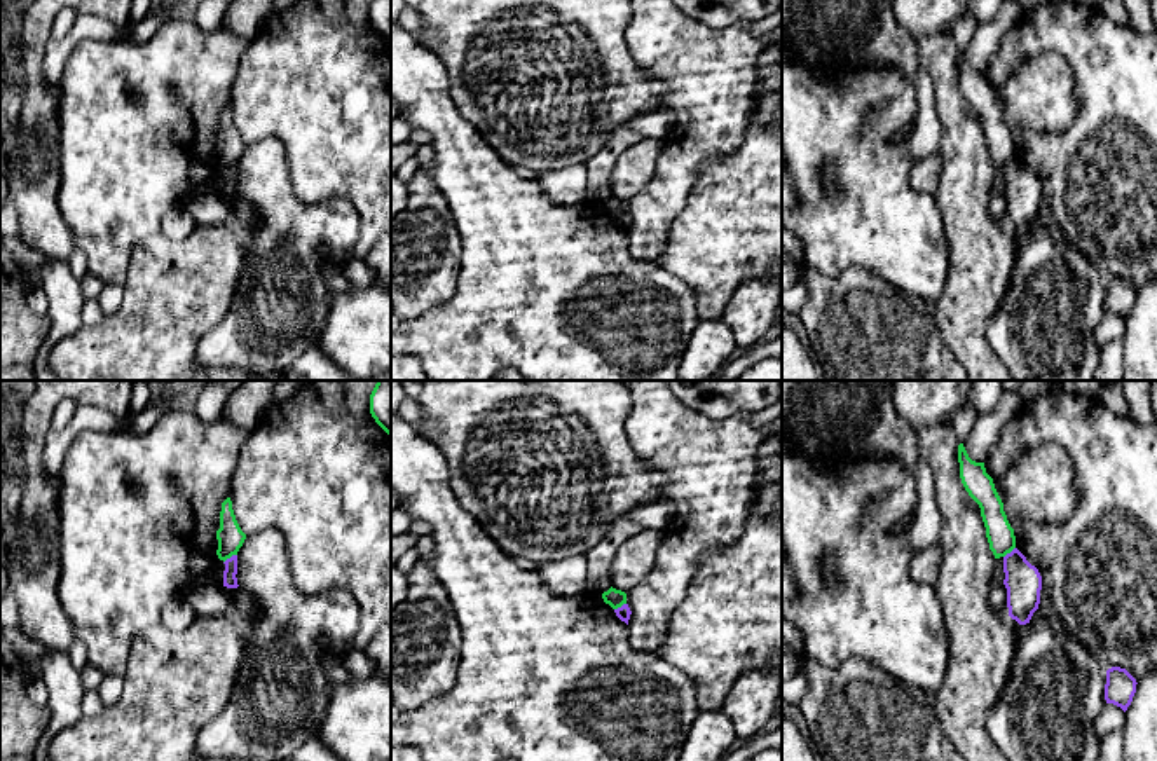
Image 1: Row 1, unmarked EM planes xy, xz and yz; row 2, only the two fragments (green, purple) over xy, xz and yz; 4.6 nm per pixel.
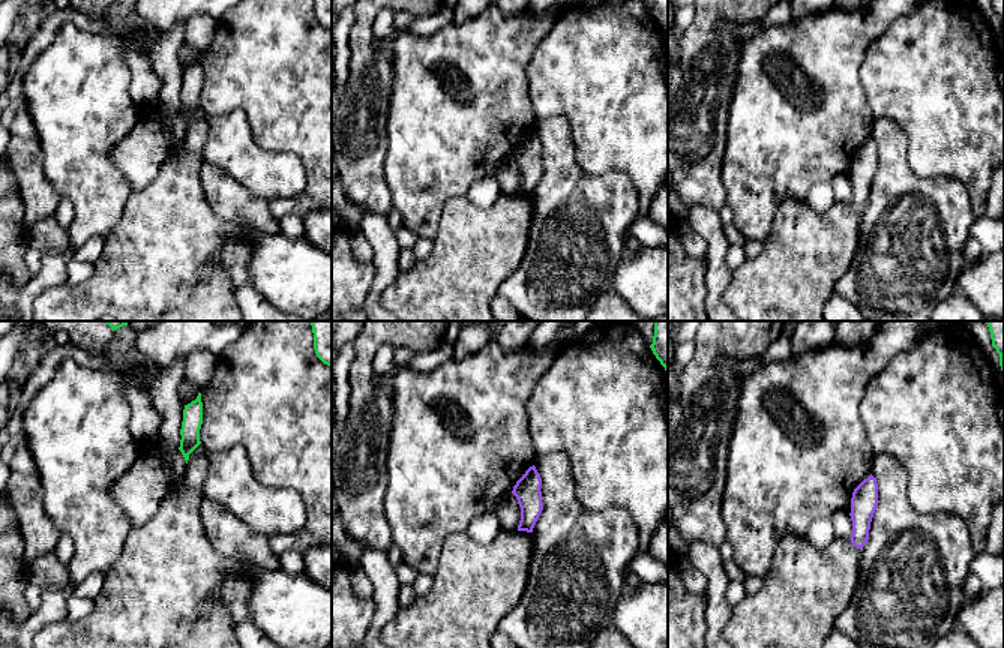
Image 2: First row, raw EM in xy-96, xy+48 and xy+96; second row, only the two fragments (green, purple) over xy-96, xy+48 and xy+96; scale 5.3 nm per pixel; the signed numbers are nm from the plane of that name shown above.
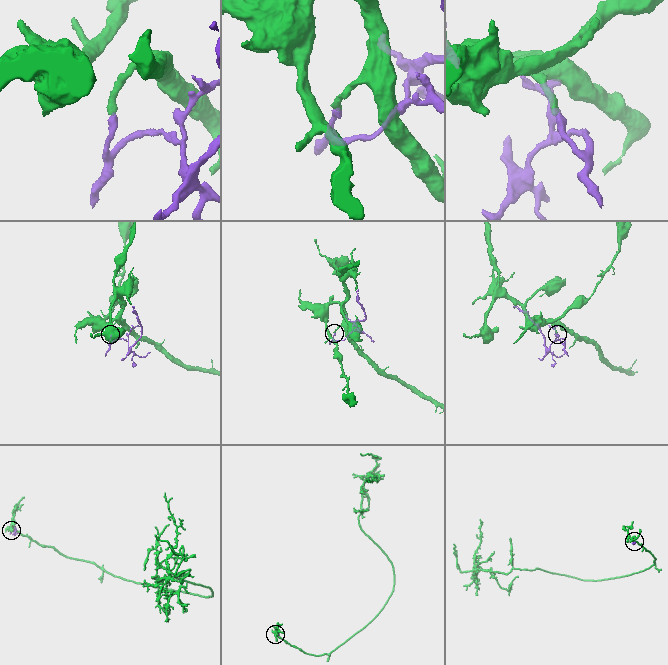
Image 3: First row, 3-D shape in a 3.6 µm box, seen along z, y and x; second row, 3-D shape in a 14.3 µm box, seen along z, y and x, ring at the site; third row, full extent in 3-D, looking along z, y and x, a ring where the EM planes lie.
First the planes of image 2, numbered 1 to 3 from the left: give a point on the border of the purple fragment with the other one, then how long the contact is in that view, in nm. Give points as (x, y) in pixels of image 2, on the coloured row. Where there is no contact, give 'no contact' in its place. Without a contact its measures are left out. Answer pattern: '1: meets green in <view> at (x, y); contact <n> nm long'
1: no contact
2: no contact
3: no contact

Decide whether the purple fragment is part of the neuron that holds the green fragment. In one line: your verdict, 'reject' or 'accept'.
reject

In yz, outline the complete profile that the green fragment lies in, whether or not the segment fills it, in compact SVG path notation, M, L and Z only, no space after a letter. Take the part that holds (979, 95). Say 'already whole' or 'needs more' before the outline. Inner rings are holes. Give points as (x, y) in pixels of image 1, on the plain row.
already whole; M963 52L958 54L958 72L962 93L981 117L989 159L995 168L1005 166L1016 157L1016 145L993 87L986 82L984 72L976 72L969 66Z

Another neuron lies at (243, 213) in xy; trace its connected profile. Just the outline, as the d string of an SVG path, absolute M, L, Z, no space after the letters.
M216 168L206 187L215 189L227 202L230 209L230 218L234 225L241 230L241 234L243 236L251 234L260 222L257 208L241 195L227 197L223 194L223 180L225 180L223 169Z

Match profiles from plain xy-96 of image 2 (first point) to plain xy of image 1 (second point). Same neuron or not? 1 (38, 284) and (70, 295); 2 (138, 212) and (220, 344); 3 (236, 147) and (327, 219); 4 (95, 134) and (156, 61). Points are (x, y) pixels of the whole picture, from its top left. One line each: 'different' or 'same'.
1: same
2: different
3: same
4: same

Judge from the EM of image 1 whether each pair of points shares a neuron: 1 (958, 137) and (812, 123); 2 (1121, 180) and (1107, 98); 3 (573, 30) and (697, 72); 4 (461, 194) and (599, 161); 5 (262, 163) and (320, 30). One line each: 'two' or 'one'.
1: two
2: one
3: two
4: two
5: two

